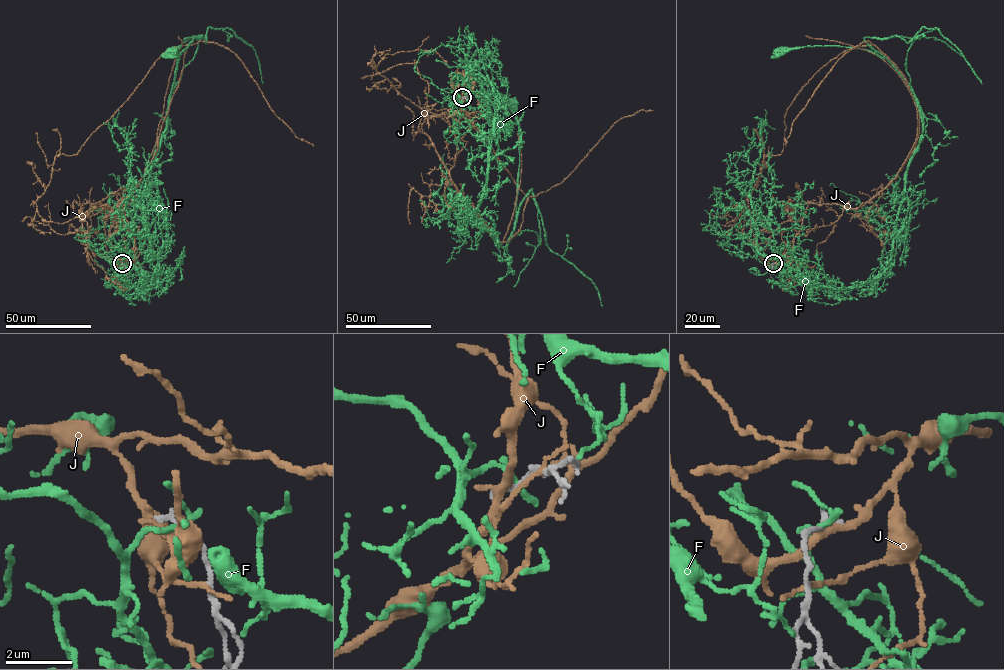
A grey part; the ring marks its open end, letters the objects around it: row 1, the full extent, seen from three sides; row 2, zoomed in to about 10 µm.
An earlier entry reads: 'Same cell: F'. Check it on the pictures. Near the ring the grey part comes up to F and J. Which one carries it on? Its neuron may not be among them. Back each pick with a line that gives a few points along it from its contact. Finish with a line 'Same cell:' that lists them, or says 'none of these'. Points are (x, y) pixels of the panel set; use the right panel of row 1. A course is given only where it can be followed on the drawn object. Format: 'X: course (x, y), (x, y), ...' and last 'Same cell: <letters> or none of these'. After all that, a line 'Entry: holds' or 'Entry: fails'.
Same cell: none of these
Entry: fails

